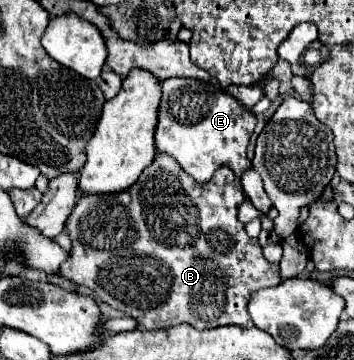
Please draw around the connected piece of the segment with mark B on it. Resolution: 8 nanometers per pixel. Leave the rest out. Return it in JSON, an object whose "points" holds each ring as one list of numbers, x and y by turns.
{"points":[[156,154,154,162,140,174,138,182,134,186,130,186,128,190,124,190,120,194,84,196,76,202,76,206,66,222,68,236,72,238,72,252,70,252,70,258,64,262,64,266,60,268,60,274,64,274,68,280,74,280,76,284,82,284,82,286,88,286,90,290,94,290,96,298,106,302,110,308,120,310,126,316,132,316,138,322,140,330,170,328,170,326,176,326,182,322,192,324,194,328,218,328,218,326,226,326,226,324,248,326,250,316,246,312,246,304,248,304,252,292,256,292,260,288,276,286,280,282,280,278,278,278,278,264,270,264,262,256,262,248,260,248,258,240,250,238,244,230,244,224,238,220,238,204,244,202,244,198,246,198,246,194,242,192,242,184,240,184,240,180,236,180,236,176,232,174,230,168,220,168,220,170,216,170,216,174,212,176,210,182,198,184,168,154]]}

